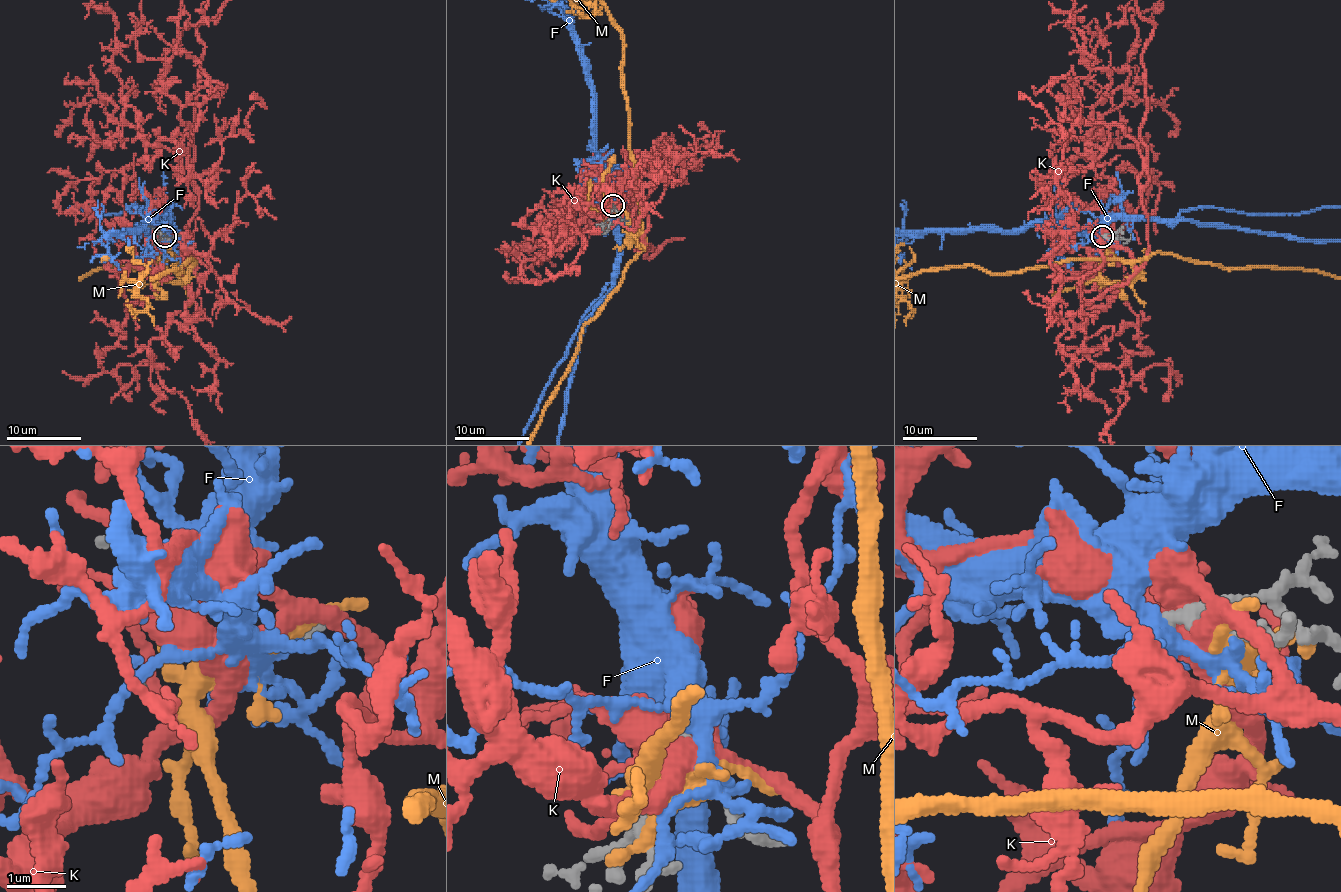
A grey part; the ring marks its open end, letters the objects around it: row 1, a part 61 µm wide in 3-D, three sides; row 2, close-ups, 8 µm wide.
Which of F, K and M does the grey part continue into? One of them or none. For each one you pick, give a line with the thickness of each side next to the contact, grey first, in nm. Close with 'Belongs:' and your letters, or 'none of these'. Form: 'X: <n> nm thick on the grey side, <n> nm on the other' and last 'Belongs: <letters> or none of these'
F: 240 nm thick on the grey side, 360 nm on the other
Belongs: F

